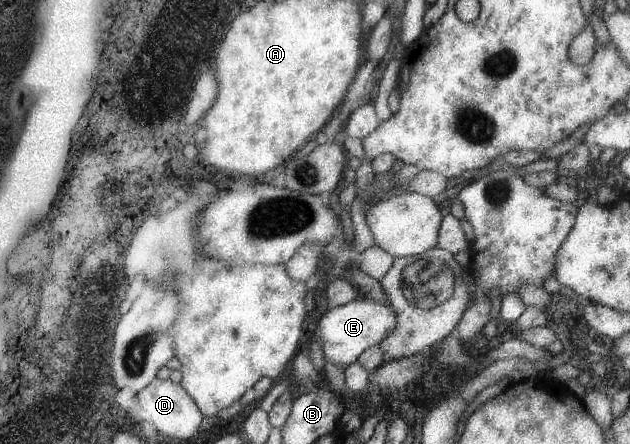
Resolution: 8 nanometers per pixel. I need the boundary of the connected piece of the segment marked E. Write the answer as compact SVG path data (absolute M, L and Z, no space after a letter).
M356 298L343 305L329 308L316 322L313 339L322 342L325 361L346 366L357 360L358 355L379 342L395 327L395 312L386 303L373 299Z

